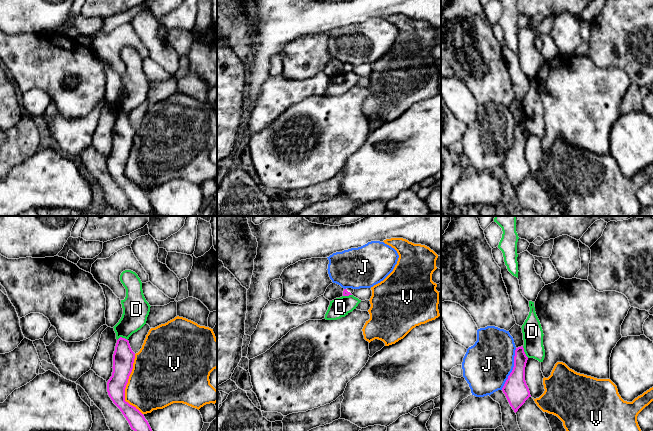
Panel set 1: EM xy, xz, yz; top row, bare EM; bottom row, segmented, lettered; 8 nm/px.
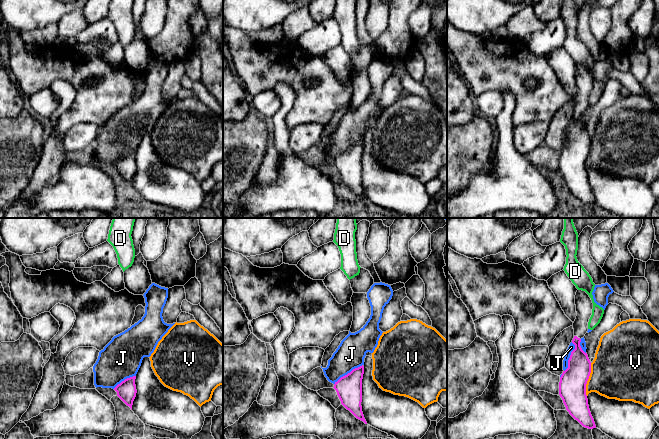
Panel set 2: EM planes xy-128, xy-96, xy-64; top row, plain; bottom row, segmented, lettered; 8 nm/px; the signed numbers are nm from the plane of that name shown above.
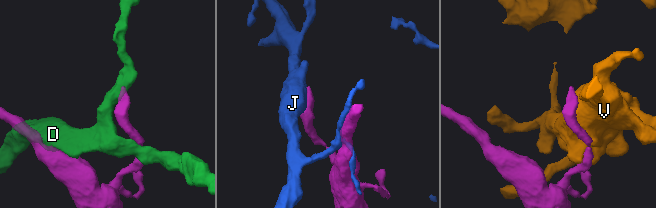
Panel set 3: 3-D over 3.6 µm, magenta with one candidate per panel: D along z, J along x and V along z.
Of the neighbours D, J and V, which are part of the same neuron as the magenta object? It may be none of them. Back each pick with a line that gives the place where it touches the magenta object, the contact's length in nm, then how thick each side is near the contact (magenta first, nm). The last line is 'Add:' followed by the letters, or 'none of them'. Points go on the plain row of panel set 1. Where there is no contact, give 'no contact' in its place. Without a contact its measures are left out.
Add: none of them

